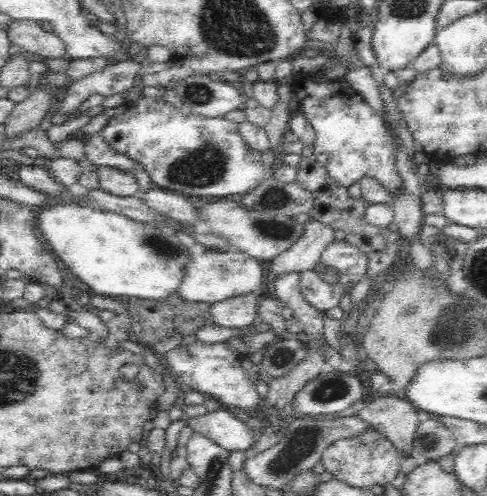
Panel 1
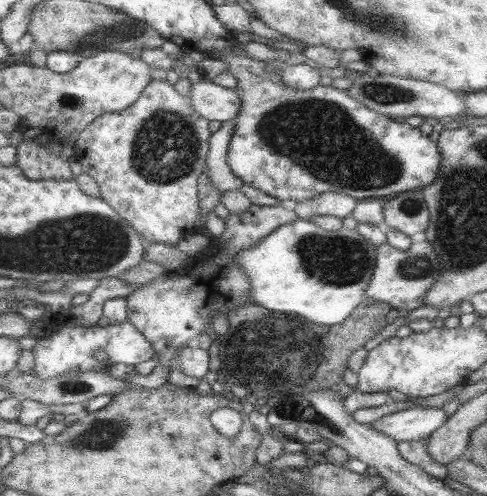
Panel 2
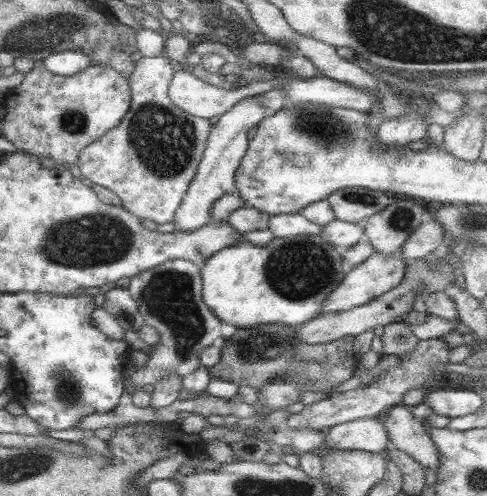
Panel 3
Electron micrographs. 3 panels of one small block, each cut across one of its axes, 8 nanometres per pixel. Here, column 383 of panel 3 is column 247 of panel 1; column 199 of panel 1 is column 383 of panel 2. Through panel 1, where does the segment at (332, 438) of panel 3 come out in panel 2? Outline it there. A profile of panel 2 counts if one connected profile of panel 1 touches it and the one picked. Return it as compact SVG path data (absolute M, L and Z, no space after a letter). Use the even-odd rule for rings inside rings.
M415 406L403 412L387 414L369 426L395 442L419 442L419 440L427 440L431 432L441 428L447 420L449 416L441 408Z

